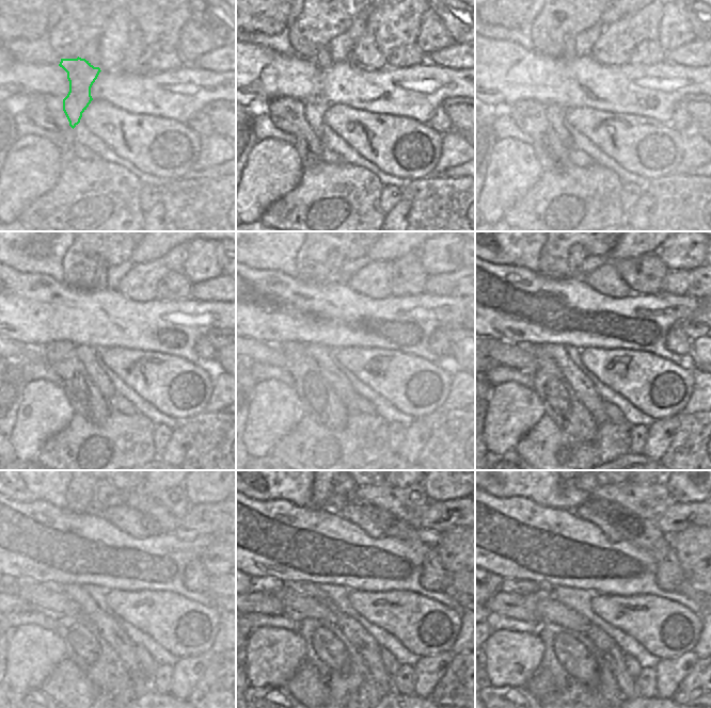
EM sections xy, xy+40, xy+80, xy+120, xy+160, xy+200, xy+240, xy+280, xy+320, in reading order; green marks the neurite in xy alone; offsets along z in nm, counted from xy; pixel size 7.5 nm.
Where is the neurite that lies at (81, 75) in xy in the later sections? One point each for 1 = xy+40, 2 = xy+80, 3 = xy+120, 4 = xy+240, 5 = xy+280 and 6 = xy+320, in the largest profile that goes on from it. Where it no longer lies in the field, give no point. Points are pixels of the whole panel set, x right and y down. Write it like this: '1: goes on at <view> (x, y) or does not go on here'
1: goes on at xy+40 (315, 108)
2: goes on at xy+80 (555, 114)
3: goes on at xy+120 (87, 355)
4: goes on at xy+240 (111, 632)
5: goes on at xy+280 (368, 648)
6: goes on at xy+320 (615, 658)

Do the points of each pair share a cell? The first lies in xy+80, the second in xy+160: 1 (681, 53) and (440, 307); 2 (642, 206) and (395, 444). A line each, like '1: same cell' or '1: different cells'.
1: different cells
2: different cells

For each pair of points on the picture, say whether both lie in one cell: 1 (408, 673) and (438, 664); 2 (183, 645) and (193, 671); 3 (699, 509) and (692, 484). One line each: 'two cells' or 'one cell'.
1: two cells
2: two cells
3: two cells

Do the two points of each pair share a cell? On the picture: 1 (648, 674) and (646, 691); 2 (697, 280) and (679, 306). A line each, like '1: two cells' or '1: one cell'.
1: one cell
2: two cells

